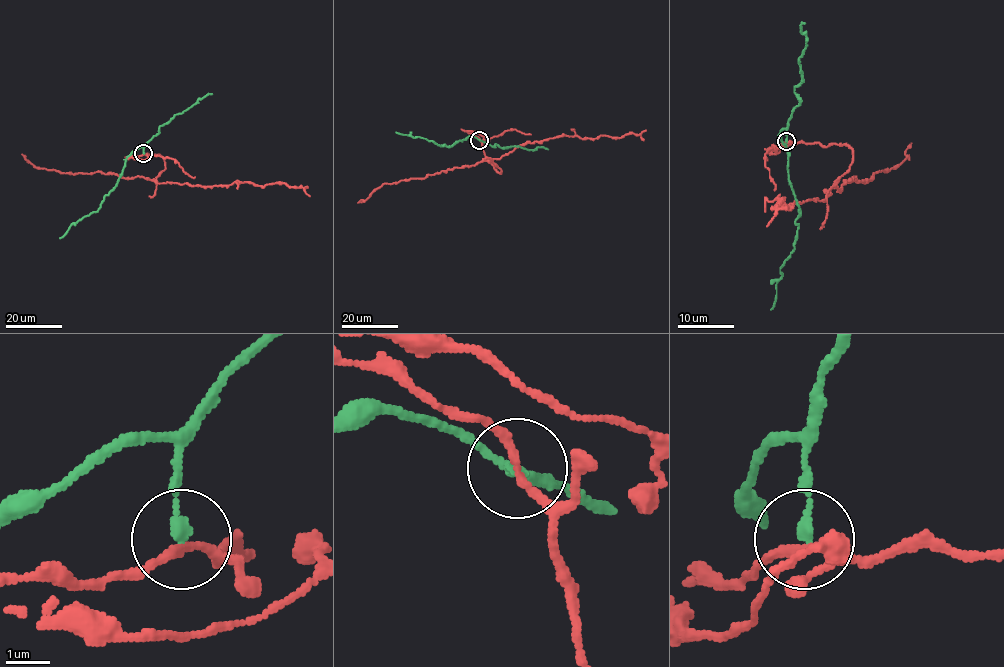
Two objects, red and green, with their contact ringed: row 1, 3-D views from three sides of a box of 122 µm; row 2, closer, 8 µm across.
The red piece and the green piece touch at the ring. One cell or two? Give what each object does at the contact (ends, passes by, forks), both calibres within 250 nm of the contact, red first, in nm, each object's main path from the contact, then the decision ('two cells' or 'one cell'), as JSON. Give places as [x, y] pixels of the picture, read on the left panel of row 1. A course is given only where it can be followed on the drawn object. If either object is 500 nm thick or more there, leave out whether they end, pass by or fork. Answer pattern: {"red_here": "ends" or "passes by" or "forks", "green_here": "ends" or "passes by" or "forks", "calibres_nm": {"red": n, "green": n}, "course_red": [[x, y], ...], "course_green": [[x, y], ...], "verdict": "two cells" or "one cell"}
{"red_here": "passes by", "green_here": "ends", "calibres_nm": {"red": 180, "green": 200}, "course_red": [[144, 154], [163, 158], [166, 168], [157, 183], [285, 183], [309, 196]], "course_green": [[144, 153], [140, 147], [127, 157], [117, 185], [105, 196], [99, 208], [73, 223], [60, 238]], "verdict": "two cells"}

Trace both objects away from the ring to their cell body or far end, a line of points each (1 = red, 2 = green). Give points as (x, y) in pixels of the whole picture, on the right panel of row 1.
1: (786, 142), (846, 144), (853, 161), (825, 200), (787, 207), (779, 196), (784, 203), (766, 226)
2: (786, 141), (783, 128), (779, 138), (800, 215), (794, 250), (780, 267), (770, 309)

